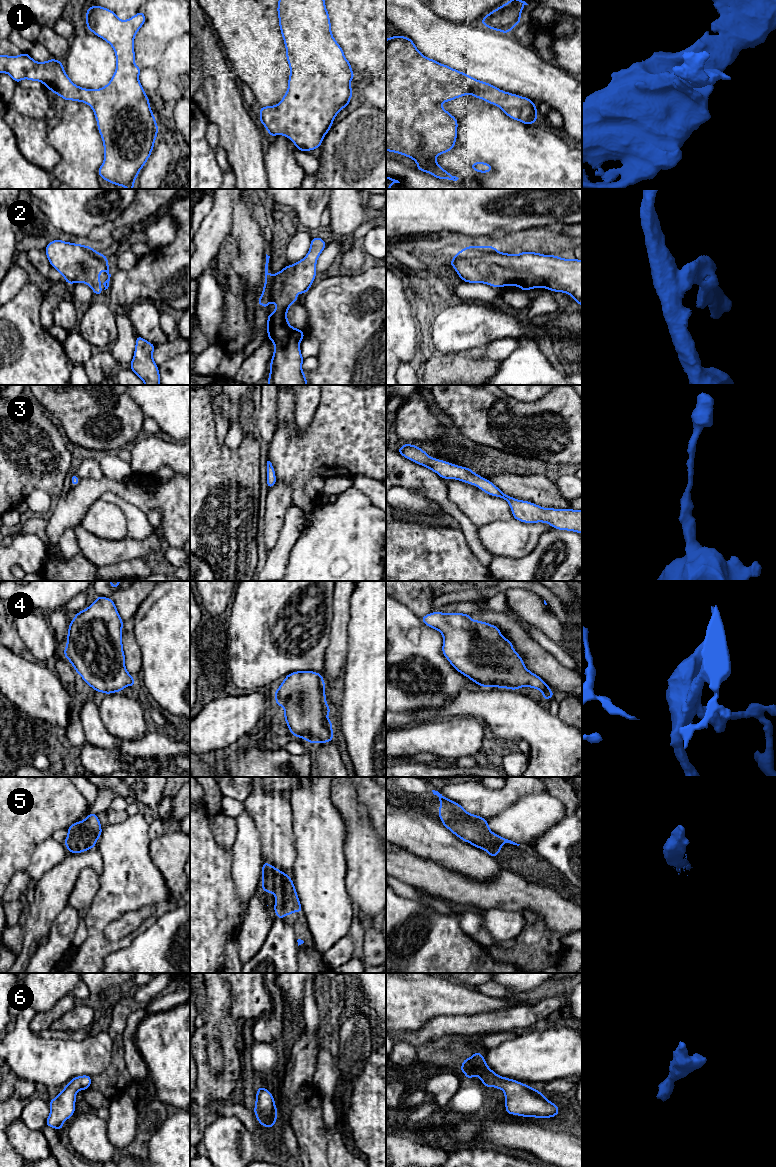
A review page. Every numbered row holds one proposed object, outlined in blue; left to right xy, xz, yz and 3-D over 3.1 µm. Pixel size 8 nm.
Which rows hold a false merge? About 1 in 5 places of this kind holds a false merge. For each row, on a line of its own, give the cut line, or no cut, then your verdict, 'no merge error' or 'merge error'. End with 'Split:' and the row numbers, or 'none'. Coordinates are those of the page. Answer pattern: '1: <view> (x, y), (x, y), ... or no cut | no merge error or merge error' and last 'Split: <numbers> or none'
1: no cut | no merge error
2: no cut | no merge error
3: no cut | no merge error
4: no cut | no merge error
5: no cut | no merge error
6: no cut | no merge error
Split: none

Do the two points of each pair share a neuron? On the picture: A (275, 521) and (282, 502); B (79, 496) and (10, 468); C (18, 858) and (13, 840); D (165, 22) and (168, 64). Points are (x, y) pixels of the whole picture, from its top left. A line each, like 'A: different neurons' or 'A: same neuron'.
A: same neuron
B: different neurons
C: same neuron
D: different neurons

